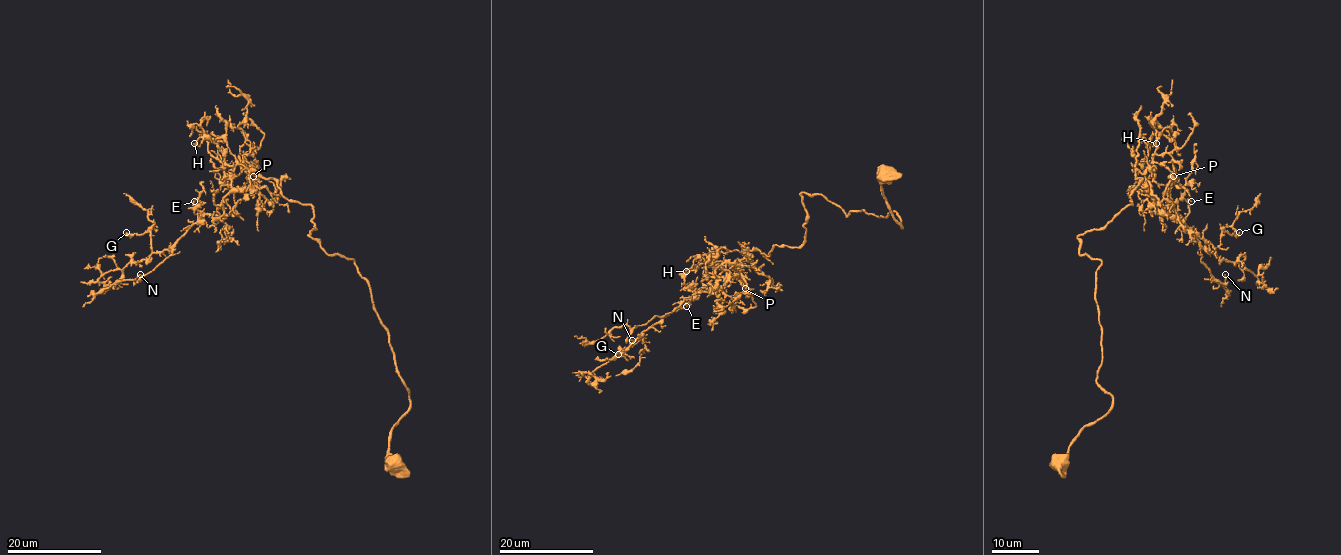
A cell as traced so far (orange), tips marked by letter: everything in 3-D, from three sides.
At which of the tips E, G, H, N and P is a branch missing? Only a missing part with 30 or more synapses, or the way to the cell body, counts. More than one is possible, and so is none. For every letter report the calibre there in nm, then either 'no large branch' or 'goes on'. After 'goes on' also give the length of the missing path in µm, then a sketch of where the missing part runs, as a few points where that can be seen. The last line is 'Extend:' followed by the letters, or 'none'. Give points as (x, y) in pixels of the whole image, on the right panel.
E: 140 nm | goes on | 20 µm | (1191, 201), (1187, 163), (1174, 152), (1174, 147)
G: 160 nm | no large branch
H: 110 nm | no large branch
N: 110 nm | no large branch
P: 90 nm | no large branch
Extend: E

